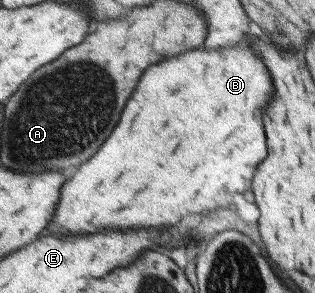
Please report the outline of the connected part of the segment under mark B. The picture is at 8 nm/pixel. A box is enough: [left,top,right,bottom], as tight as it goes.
[47,46,274,235]

